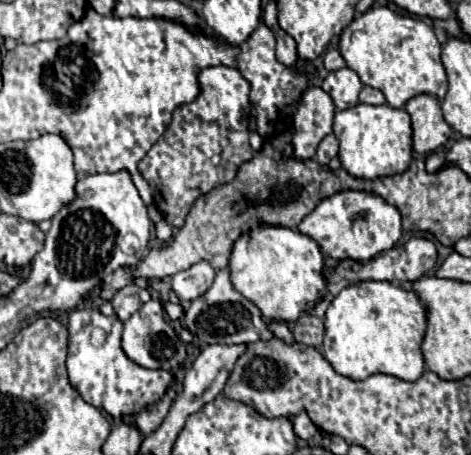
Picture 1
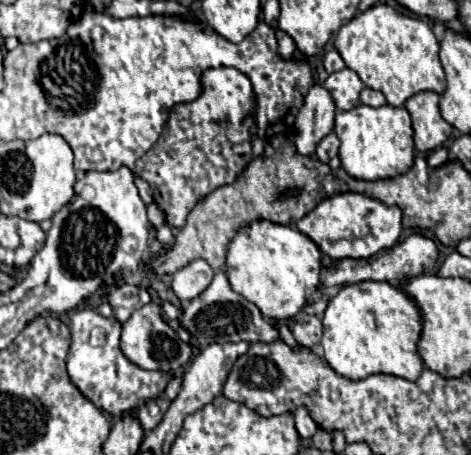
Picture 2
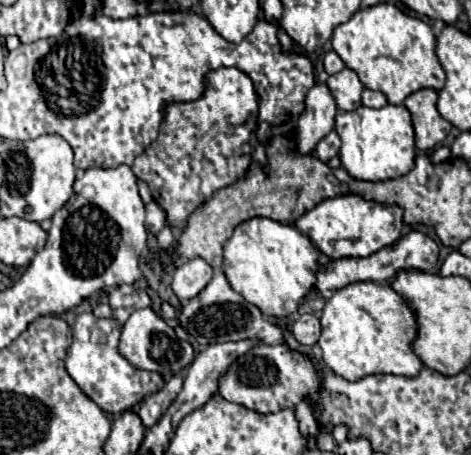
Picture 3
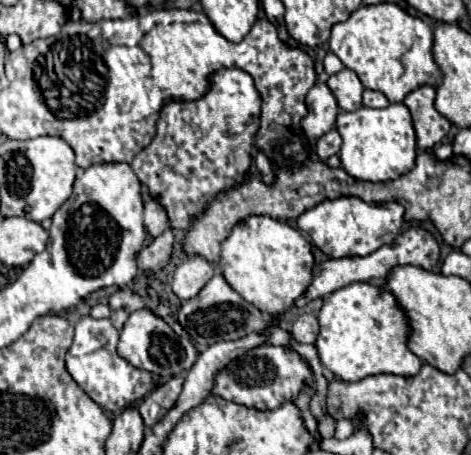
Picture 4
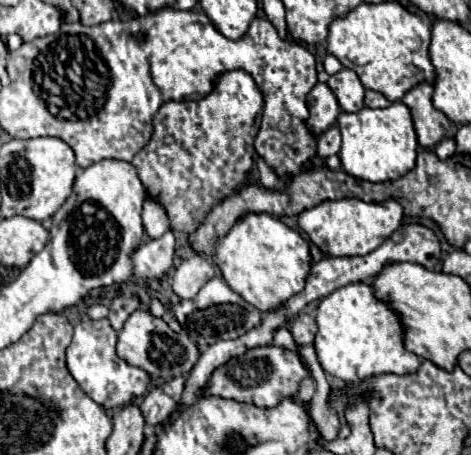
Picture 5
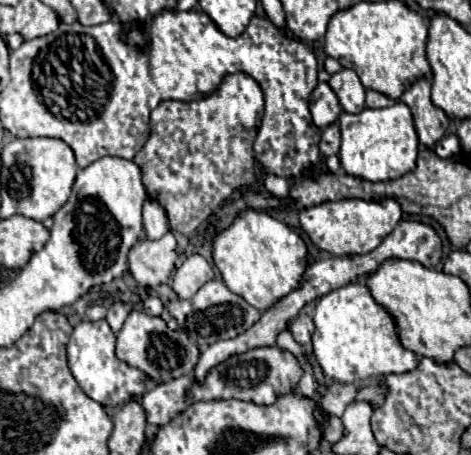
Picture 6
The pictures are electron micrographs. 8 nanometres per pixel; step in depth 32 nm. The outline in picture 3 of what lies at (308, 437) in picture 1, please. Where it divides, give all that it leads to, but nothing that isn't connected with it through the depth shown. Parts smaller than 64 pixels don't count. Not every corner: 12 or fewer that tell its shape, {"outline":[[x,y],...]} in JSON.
{"outline":[[308,402],[296,406],[298,428],[304,436],[320,430]]}

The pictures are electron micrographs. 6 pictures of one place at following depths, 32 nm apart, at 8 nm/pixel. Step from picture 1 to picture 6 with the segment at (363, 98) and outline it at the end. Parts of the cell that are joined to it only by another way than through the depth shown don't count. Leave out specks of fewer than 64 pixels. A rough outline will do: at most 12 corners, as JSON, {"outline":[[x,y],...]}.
{"outline":[[366,90],[368,108],[386,108],[394,100],[380,92]]}

